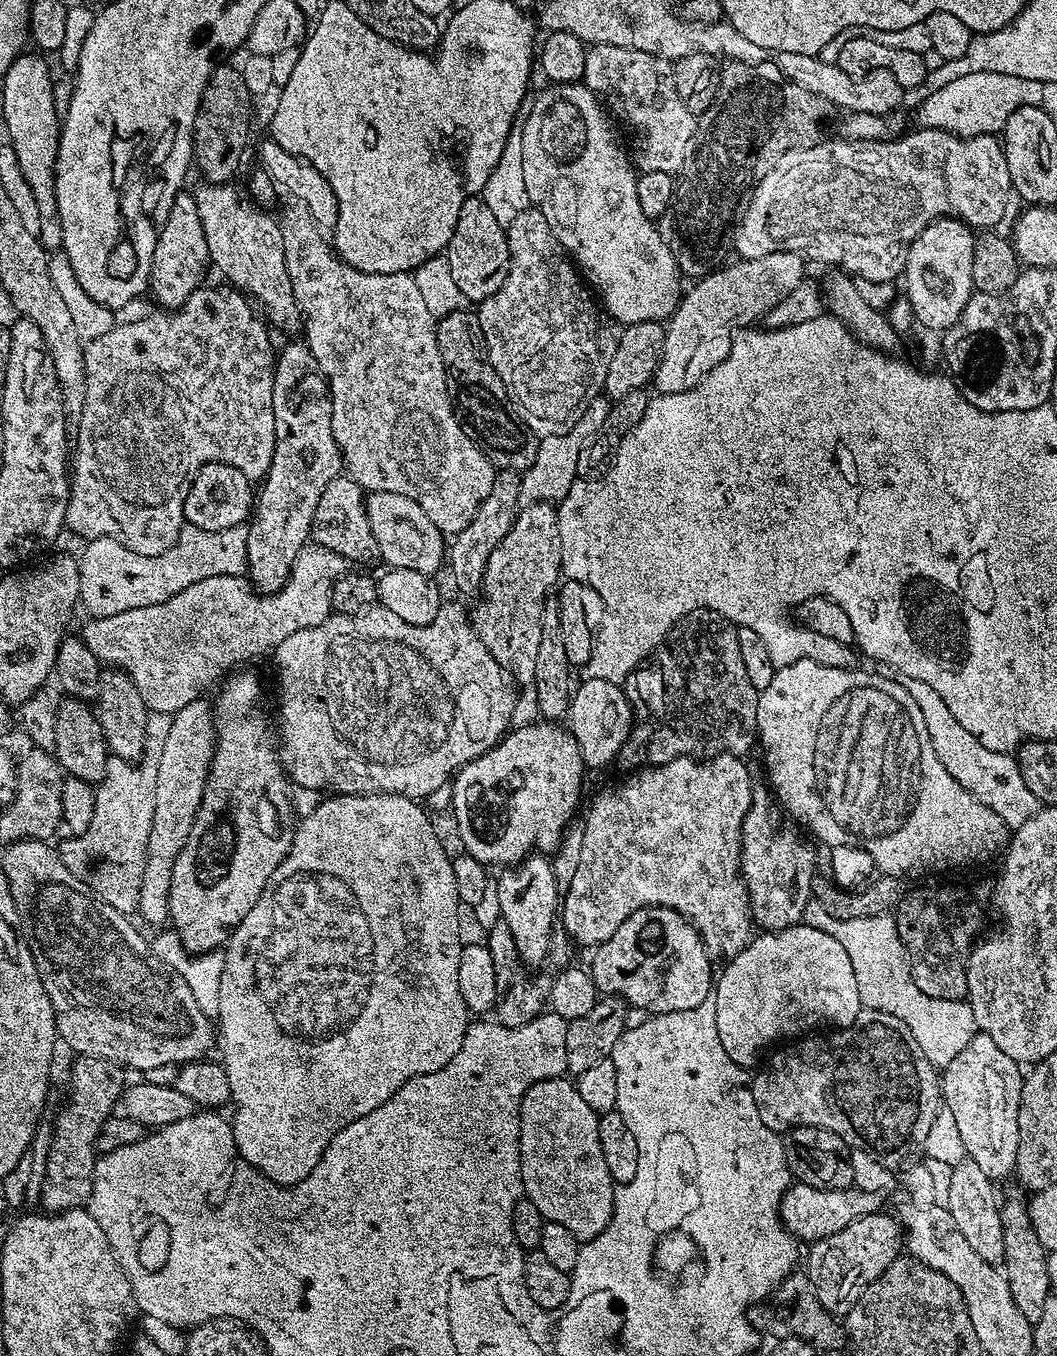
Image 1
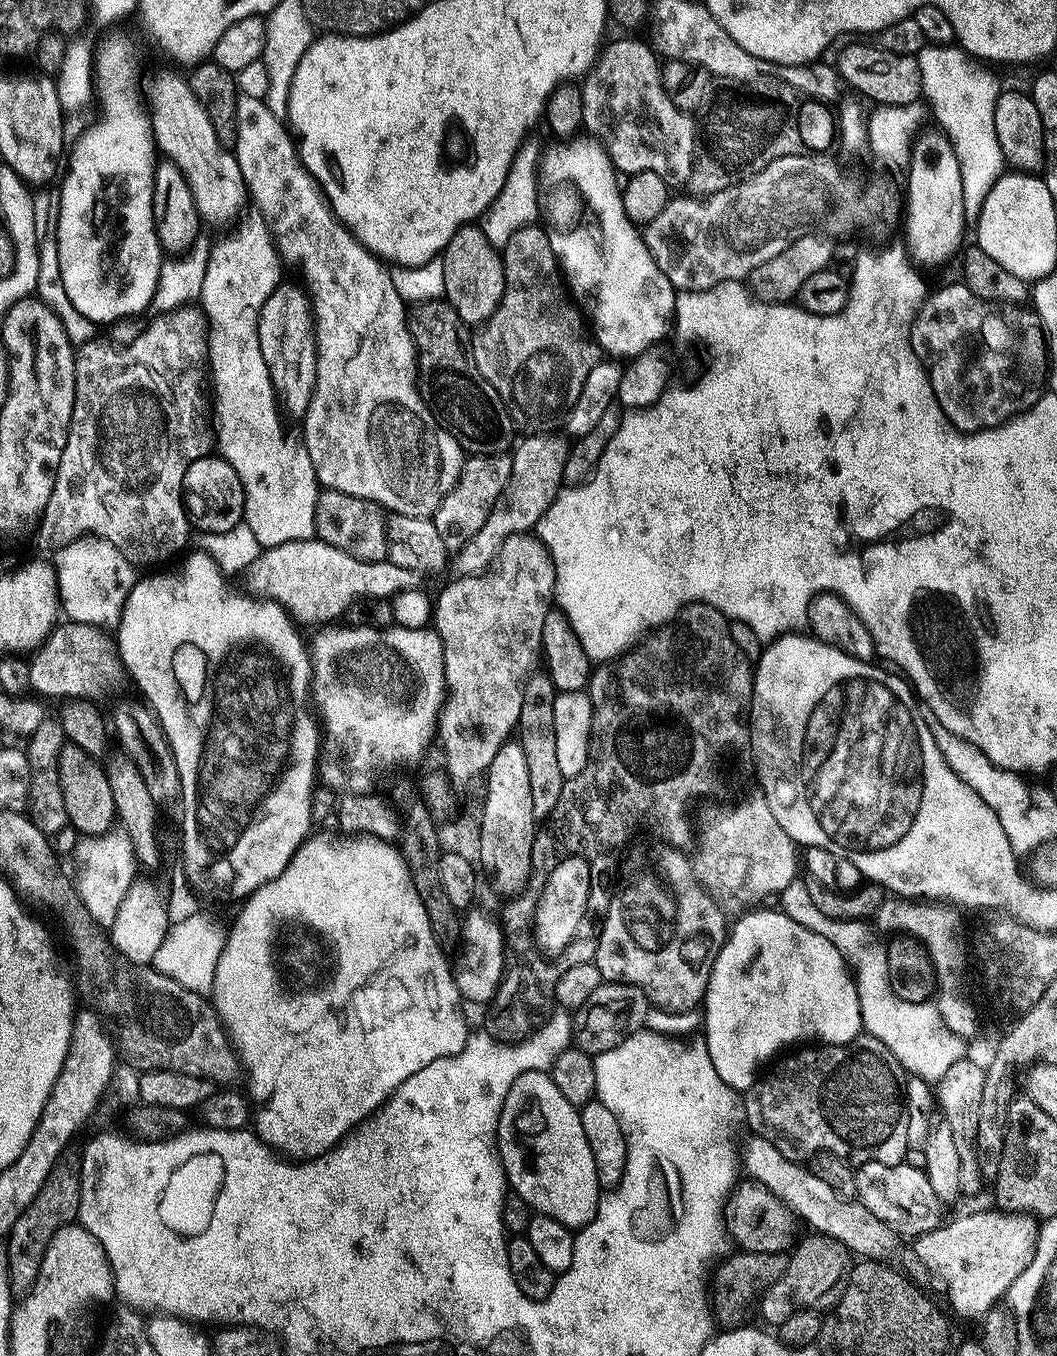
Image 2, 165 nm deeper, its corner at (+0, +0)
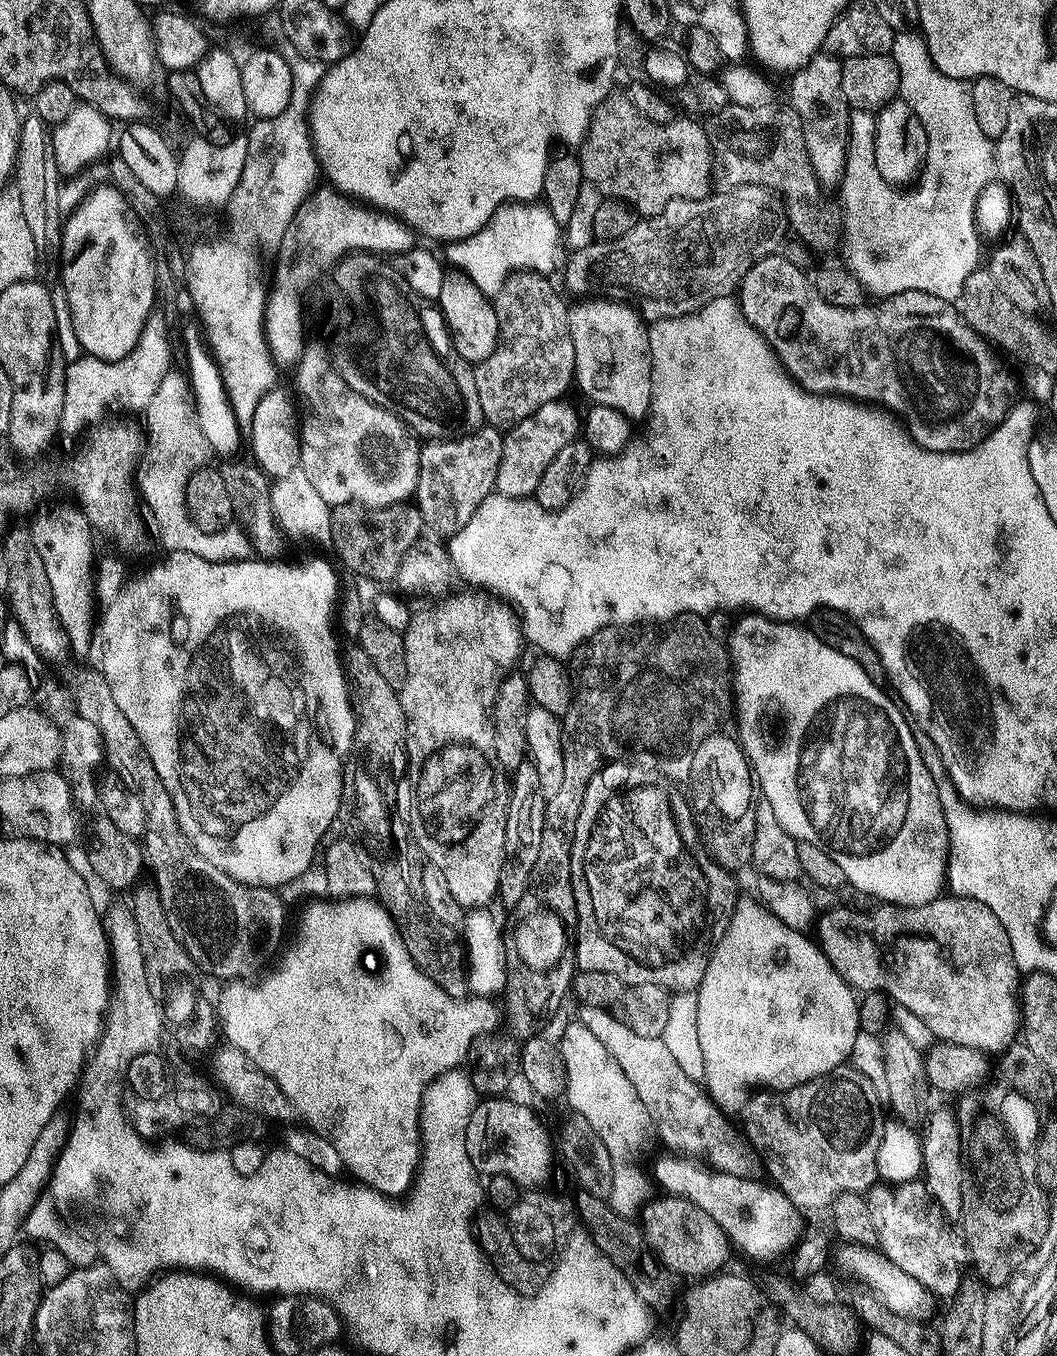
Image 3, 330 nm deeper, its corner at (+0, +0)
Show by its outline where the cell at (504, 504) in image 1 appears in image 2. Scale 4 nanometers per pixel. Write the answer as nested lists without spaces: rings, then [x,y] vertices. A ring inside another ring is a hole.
[[[502,452],[493,456],[472,454],[465,459],[455,486],[448,491],[446,498],[442,498],[434,517],[438,534],[449,550],[461,548],[463,544],[470,542],[470,538],[474,538],[474,534],[478,534],[478,530],[482,530],[482,522],[490,518],[494,502],[498,502],[506,482],[511,477],[511,455]]]

